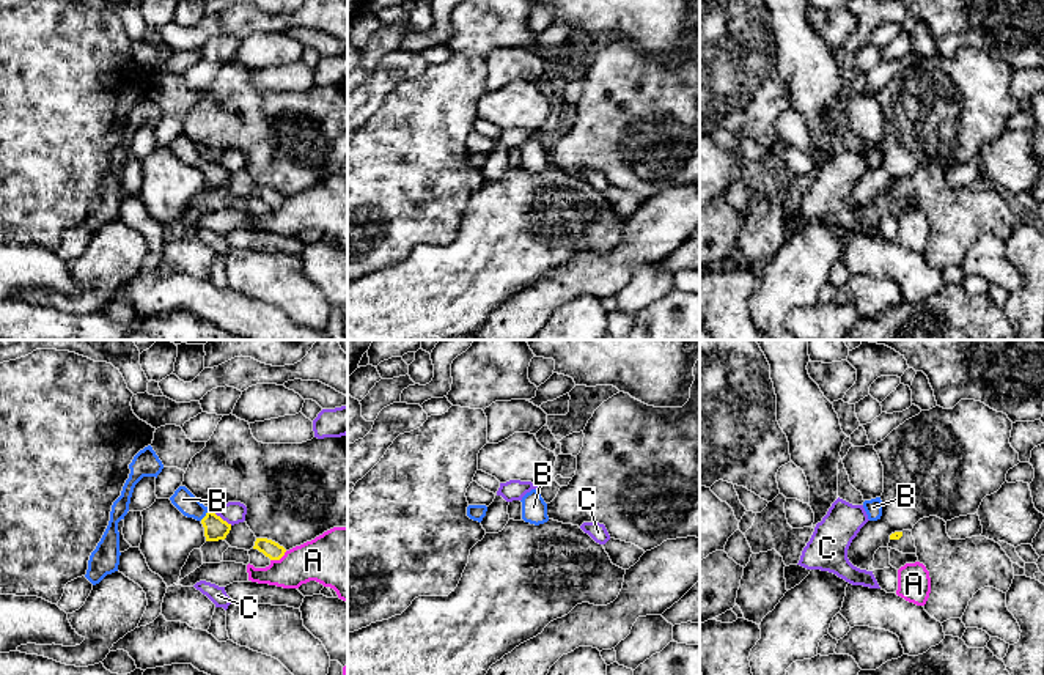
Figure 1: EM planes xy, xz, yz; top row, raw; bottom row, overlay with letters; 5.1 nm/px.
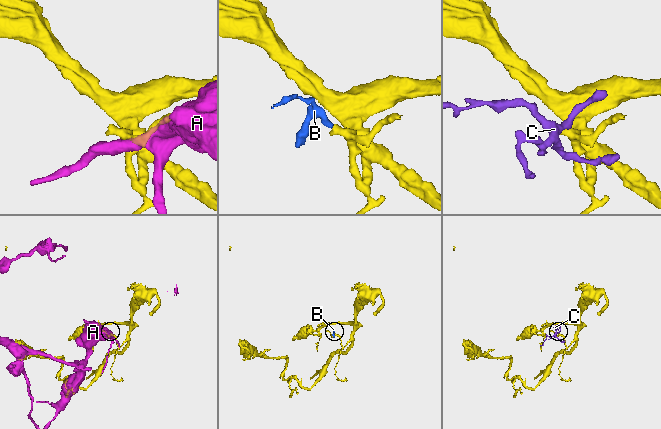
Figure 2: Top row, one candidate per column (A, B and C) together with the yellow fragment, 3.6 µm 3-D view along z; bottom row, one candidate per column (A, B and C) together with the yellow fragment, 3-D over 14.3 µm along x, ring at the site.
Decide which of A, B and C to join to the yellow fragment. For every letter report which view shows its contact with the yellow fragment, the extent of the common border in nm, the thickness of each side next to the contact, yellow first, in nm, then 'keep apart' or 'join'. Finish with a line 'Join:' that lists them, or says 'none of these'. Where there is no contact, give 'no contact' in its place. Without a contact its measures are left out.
A: meets yellow in xy; contact 100 nm long; 90 nm thick on the yellow side, 260 nm on the other; keep apart
B: meets yellow in xy; contact 80 nm long; 120 nm thick on the yellow side, 110 nm on the other; join
C: meets yellow in xy; contact 150 nm long; 120 nm thick on the yellow side, 110 nm on the other; keep apart
Join: B

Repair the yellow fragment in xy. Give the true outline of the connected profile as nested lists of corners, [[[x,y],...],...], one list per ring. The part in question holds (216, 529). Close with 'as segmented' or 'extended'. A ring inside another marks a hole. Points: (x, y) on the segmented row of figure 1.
[[[179,486],[170,500],[184,516],[203,524],[206,541],[225,540],[230,533],[231,524],[204,507],[186,486]]]; extended

